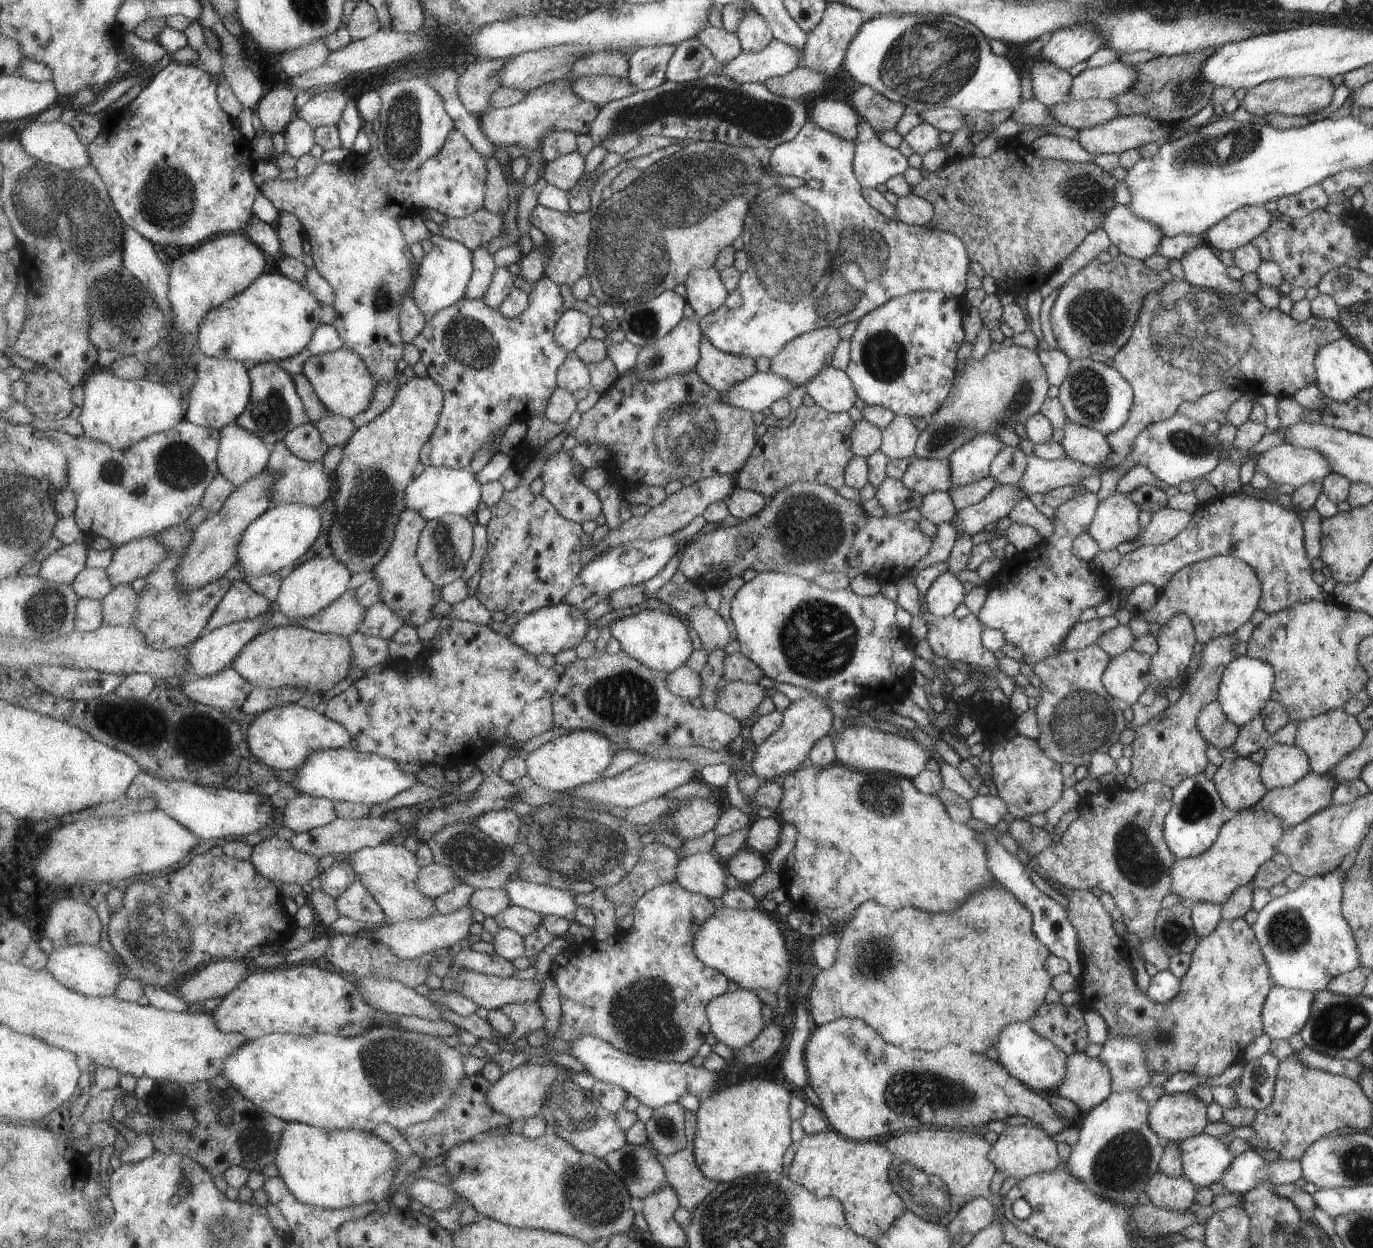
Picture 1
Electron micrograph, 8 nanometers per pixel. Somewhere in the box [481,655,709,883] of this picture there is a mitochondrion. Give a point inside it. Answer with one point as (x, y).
(624, 699)

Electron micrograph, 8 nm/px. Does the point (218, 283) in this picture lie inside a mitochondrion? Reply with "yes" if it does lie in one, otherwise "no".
no

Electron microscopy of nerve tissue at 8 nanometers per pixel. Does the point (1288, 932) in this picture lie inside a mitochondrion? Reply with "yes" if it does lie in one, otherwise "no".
yes

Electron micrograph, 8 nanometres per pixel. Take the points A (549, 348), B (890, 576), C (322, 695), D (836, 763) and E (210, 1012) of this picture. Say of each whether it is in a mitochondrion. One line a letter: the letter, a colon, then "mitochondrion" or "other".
A: other
B: other
C: other
D: other
E: other

